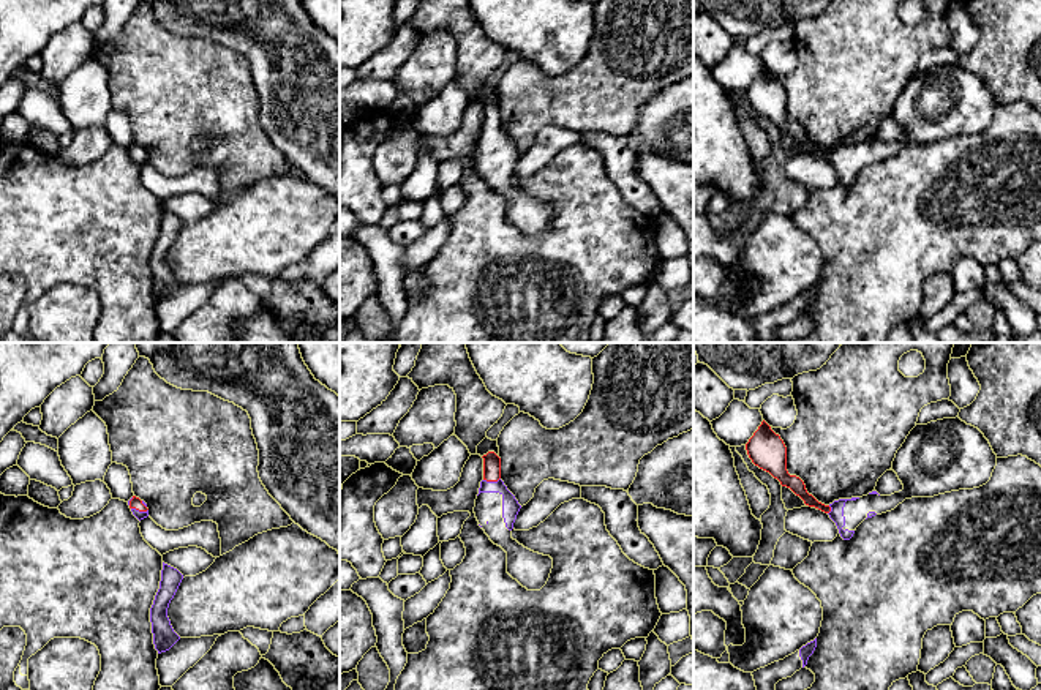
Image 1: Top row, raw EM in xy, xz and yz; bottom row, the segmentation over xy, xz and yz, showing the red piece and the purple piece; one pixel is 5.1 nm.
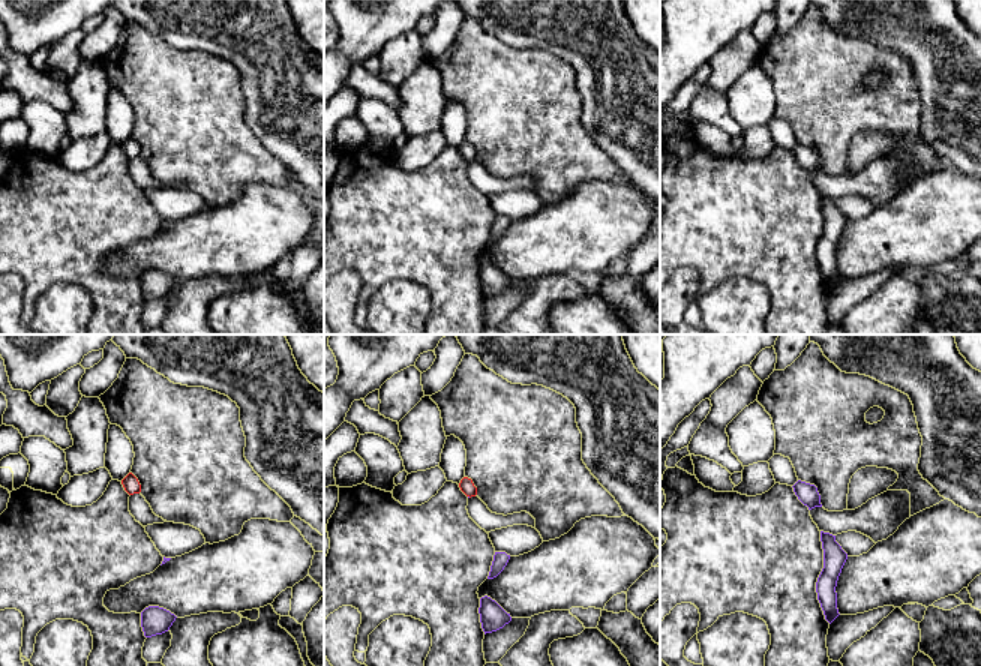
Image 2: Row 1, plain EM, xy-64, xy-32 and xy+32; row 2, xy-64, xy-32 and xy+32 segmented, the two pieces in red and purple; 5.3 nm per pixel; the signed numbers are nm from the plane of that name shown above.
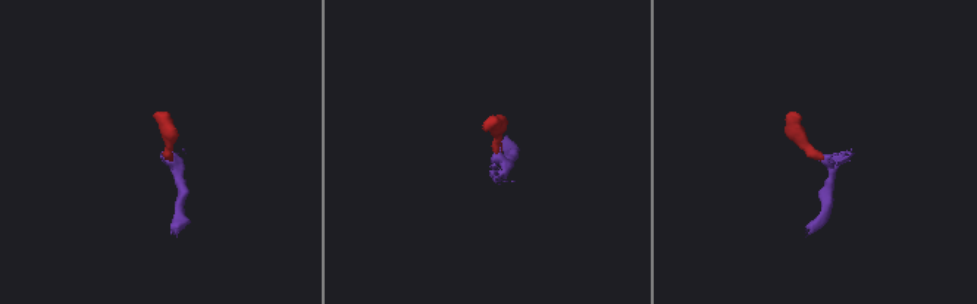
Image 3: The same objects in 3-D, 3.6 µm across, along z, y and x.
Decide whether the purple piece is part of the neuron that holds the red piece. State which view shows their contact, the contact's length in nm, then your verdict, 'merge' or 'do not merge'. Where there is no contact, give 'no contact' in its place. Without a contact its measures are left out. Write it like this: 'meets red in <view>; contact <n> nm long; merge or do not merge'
meets red in xz; contact 90 nm long; merge

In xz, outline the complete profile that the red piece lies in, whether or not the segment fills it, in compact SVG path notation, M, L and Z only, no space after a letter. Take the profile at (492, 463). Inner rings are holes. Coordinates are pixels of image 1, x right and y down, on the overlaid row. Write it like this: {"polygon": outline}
{"polygon": "M488 452L483 458L474 513L490 540L507 553L507 573L528 591L540 591L551 573L553 559L534 553L512 538L513 523L521 508L501 480L501 458Z"}

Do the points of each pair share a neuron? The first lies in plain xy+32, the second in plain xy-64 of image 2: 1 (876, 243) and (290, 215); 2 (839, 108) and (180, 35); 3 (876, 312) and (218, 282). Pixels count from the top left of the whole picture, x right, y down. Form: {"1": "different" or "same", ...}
{"1": "same", "2": "different", "3": "same"}

